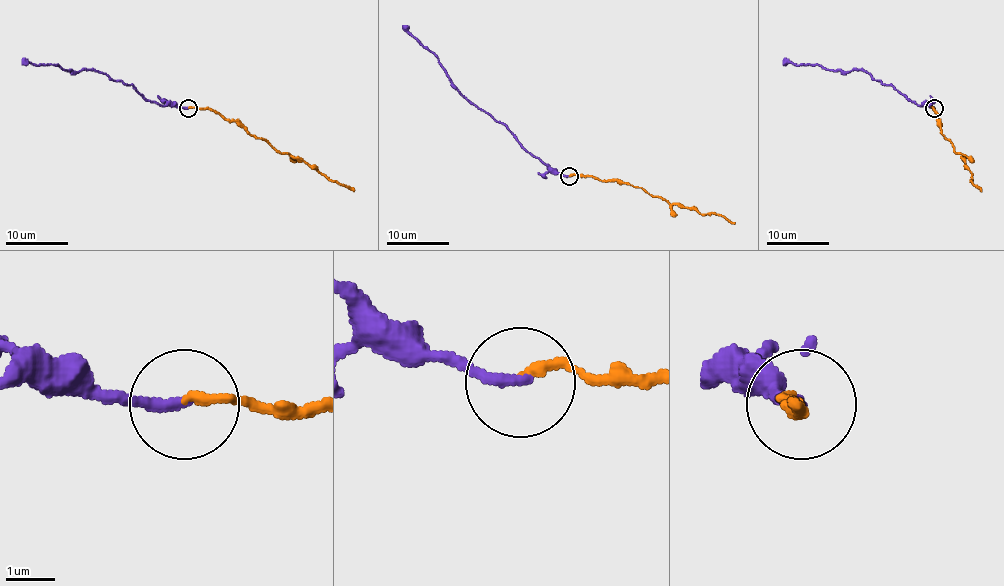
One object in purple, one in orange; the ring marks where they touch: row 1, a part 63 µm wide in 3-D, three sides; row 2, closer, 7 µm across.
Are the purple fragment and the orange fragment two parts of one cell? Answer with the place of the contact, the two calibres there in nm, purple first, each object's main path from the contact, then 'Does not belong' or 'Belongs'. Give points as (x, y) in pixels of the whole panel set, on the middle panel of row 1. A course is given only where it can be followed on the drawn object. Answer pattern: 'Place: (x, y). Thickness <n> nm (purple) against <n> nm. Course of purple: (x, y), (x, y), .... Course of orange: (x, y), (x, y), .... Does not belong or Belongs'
Place: (569, 176). Thickness 240 nm (purple) against 190 nm. Course of purple: (569, 176), (553, 173), (501, 123), (472, 104), (453, 84), (438, 57), (402, 25). Course of orange: (569, 176), (592, 176), (642, 187), (650, 195), (695, 207), (701, 213), (718, 213), (735, 223). Belongs

